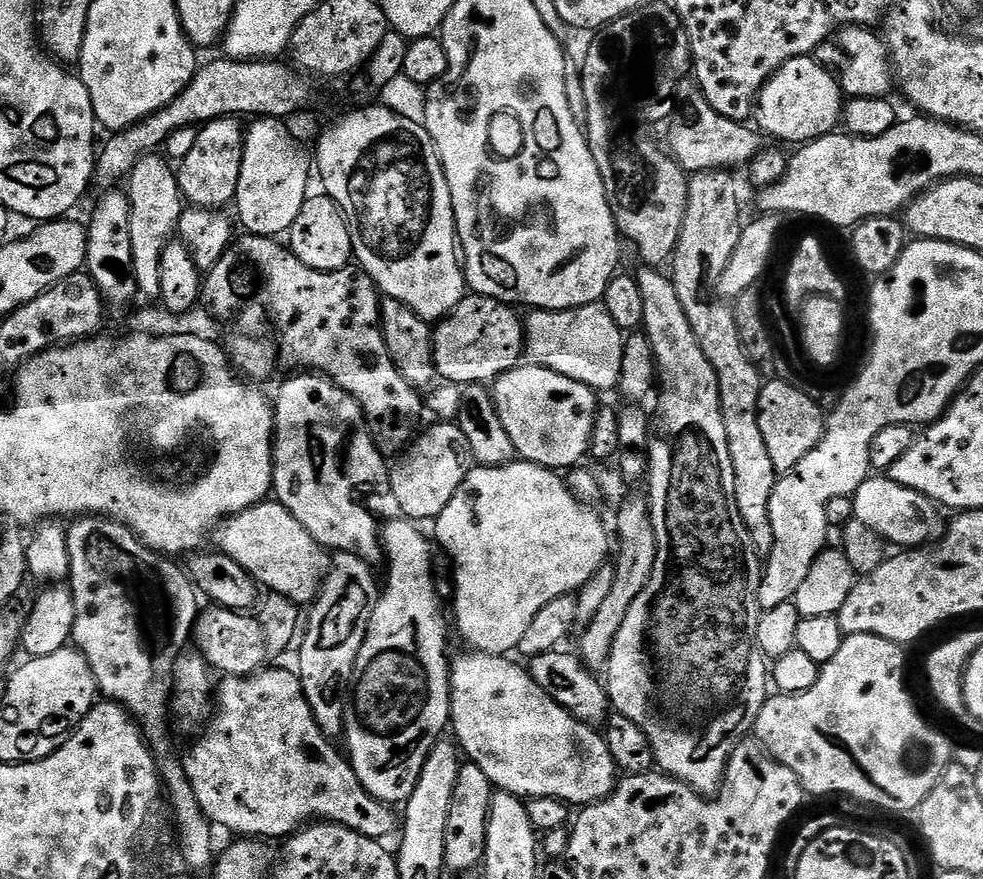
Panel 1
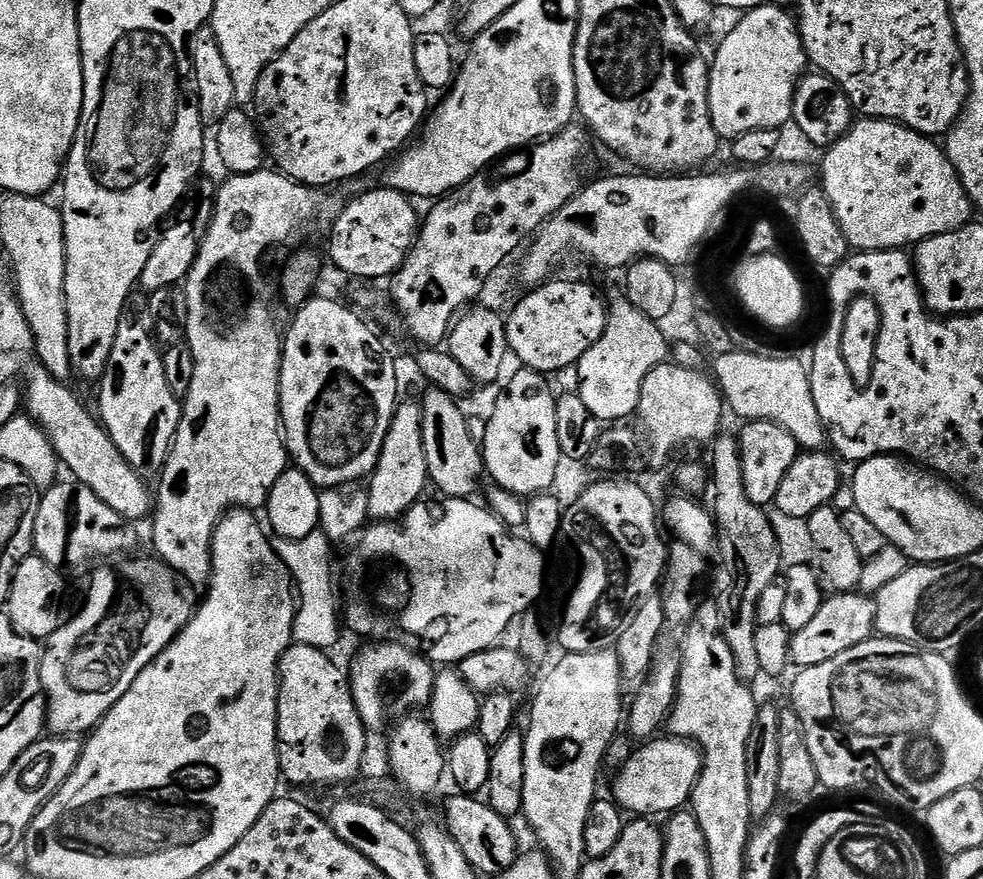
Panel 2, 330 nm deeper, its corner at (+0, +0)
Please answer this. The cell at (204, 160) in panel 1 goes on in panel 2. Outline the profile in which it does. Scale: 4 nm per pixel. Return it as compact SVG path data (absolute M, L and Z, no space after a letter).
M197 179L194 191L190 196L192 208L196 212L186 213L177 224L169 223L167 225L169 228L166 229L167 227L165 227L163 229L163 232L165 231L164 237L160 241L158 239L155 241L150 254L150 262L146 262L146 266L140 275L139 287L145 293L151 294L162 290L166 286L180 286L187 281L188 271L192 269L194 262L198 258L200 244L204 241L208 227L212 225L212 209L216 203L217 181L204 179Z

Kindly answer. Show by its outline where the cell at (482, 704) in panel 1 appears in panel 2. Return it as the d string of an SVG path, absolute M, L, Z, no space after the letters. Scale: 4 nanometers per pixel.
M653 738L641 743L633 756L621 765L621 774L611 795L625 813L635 814L640 818L660 818L665 814L681 811L691 801L692 791L704 765L703 751L690 740L660 739Z

